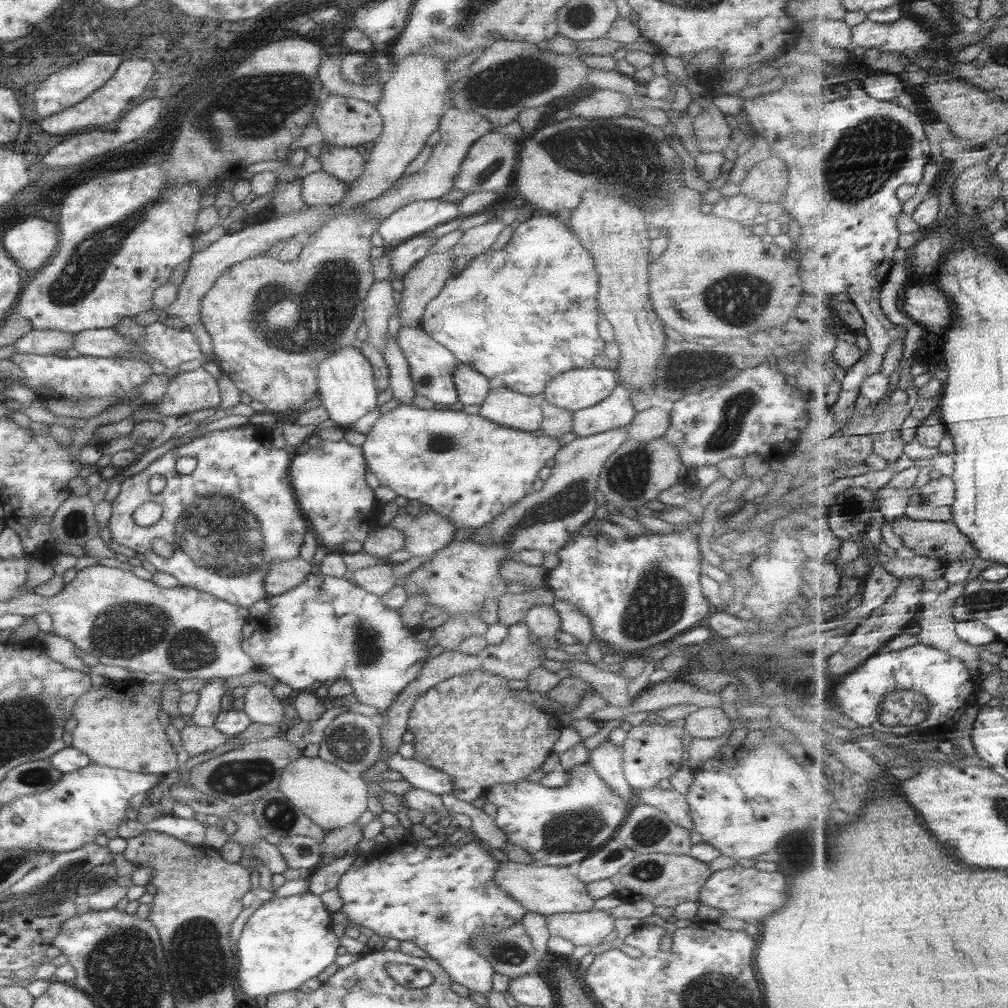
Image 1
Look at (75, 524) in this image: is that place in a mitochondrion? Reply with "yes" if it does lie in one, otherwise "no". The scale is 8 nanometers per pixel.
yes

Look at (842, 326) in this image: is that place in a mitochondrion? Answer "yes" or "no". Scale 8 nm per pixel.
no

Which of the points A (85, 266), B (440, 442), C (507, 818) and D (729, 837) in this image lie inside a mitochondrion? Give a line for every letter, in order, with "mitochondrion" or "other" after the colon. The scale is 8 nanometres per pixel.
A: mitochondrion
B: mitochondrion
C: other
D: other

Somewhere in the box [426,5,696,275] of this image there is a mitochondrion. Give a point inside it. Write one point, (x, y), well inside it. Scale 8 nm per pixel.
(639, 166)

